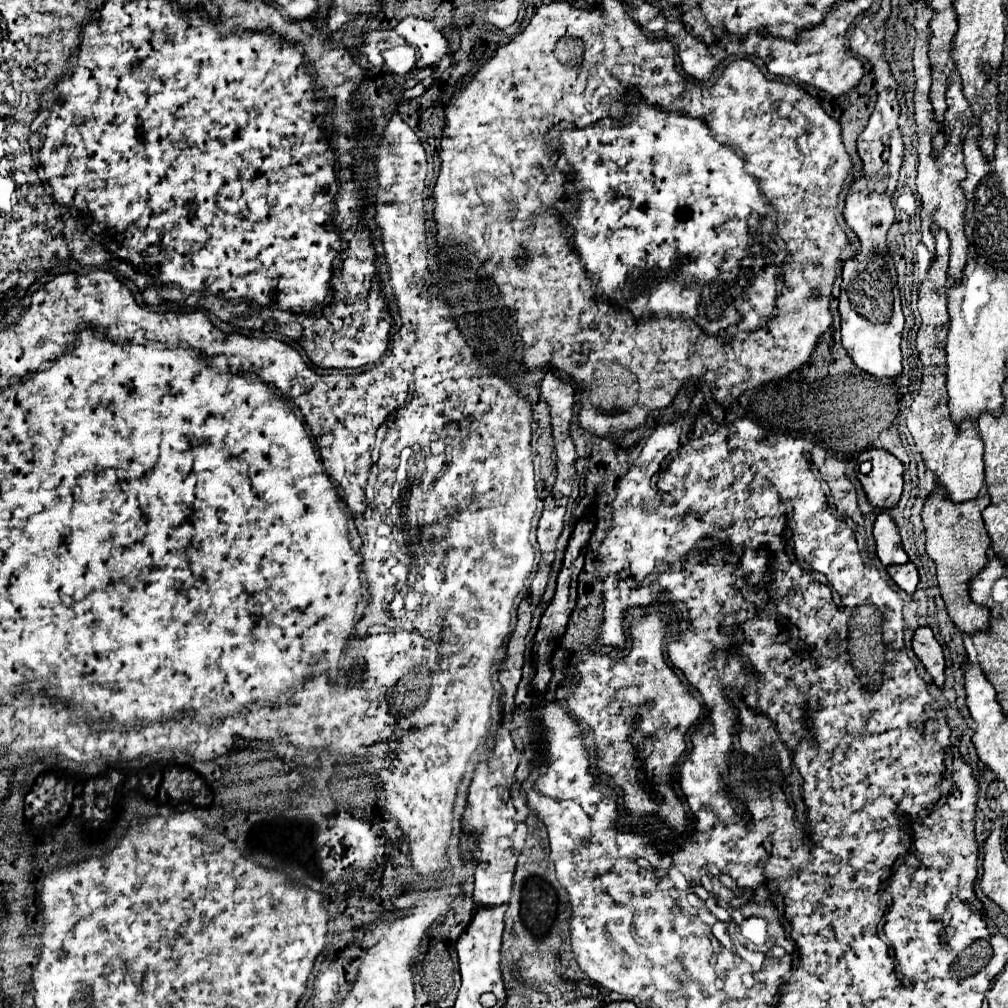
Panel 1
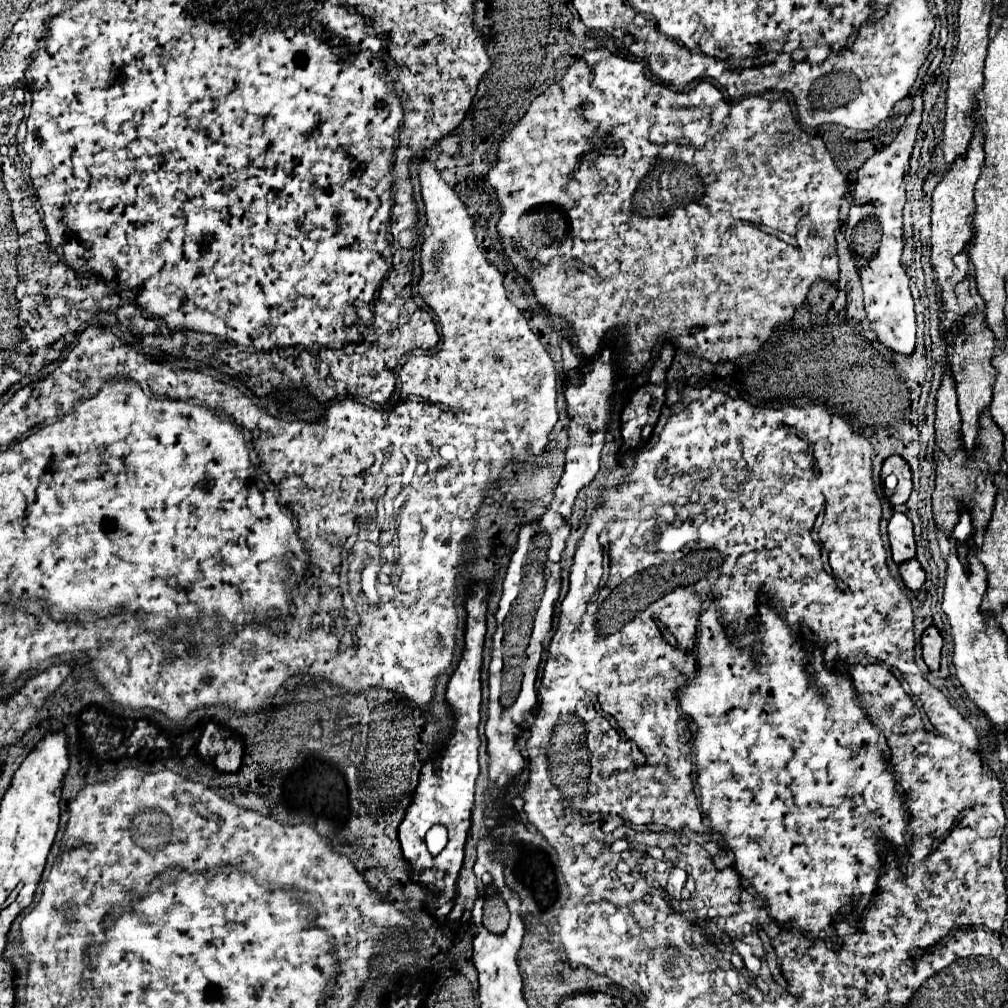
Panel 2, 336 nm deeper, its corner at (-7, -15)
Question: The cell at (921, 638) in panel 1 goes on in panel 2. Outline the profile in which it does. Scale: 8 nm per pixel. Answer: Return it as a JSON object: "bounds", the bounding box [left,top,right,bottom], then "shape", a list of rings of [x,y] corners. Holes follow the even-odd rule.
{"bounds":[922,625,944,671],"shape":[[[930,625],[924,633],[922,633],[922,653],[924,653],[924,661],[932,671],[940,669],[940,651],[942,651],[944,639],[940,635],[940,631]]]}

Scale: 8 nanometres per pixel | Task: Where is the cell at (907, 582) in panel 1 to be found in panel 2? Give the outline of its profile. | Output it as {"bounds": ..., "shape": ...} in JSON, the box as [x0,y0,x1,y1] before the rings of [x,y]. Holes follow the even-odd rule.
{"bounds":[900,559,924,591],"shape":[[[910,559],[908,563],[906,561],[900,563],[900,575],[910,591],[918,591],[924,583],[924,569],[920,567],[918,559]]]}

